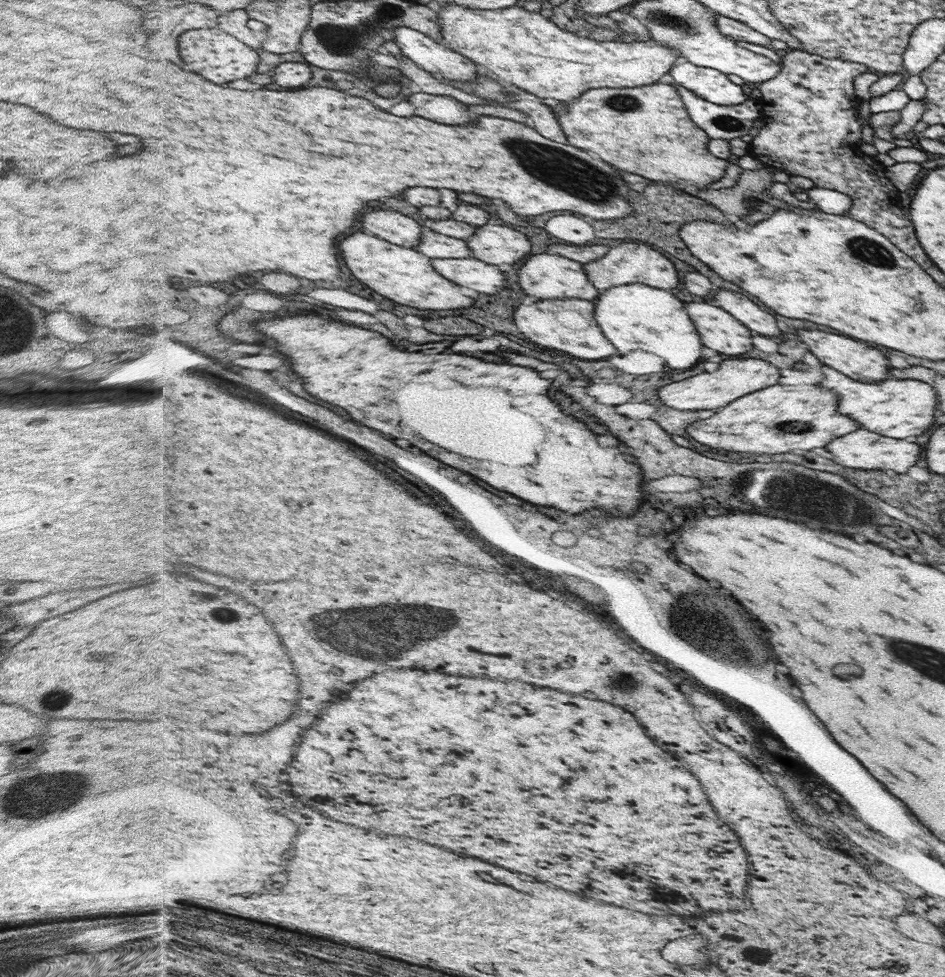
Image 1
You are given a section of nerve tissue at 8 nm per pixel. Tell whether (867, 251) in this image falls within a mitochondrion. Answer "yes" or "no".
yes

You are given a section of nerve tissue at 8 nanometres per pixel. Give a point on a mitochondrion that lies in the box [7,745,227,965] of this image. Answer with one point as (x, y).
(69, 788)

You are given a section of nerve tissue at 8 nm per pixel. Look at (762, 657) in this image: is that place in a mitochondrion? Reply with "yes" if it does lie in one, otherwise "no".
yes

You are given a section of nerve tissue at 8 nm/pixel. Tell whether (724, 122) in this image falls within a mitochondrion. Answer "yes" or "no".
yes

